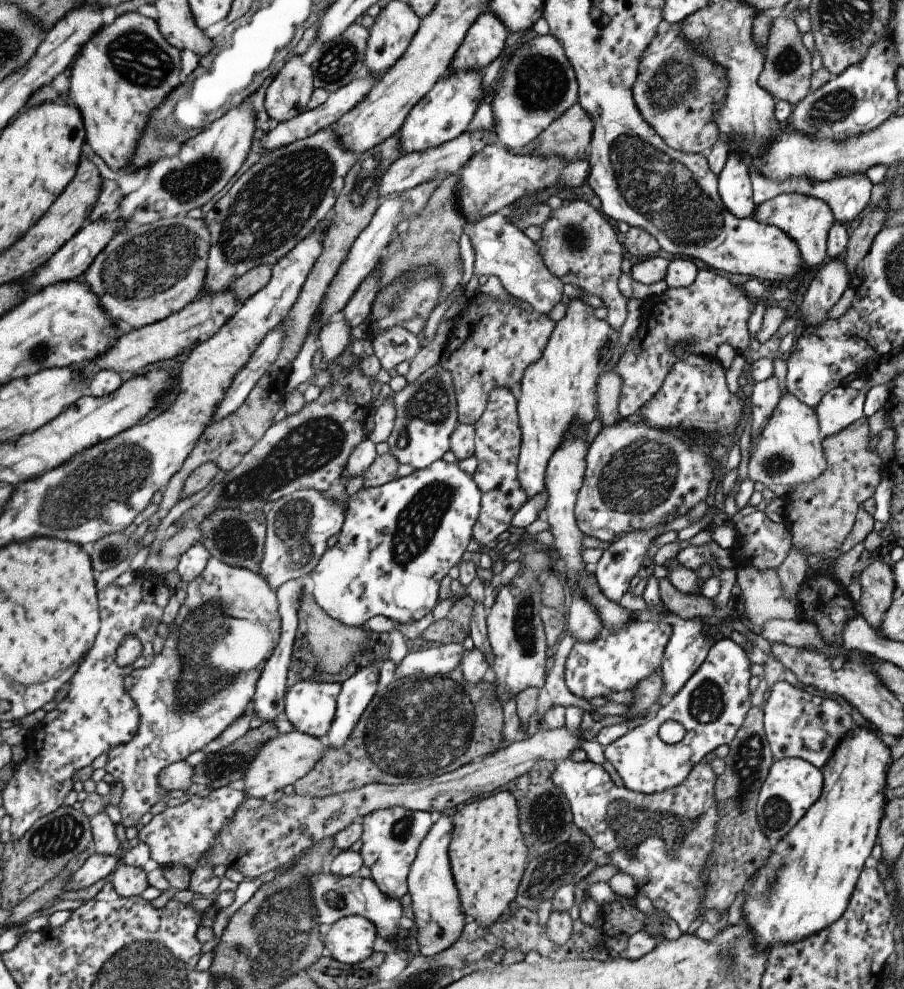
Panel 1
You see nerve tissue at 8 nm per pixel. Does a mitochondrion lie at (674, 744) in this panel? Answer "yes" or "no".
no

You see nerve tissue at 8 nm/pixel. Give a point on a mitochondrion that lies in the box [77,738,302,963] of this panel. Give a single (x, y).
(227, 764)

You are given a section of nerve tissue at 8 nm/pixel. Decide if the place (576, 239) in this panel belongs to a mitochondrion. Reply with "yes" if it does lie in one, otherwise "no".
yes

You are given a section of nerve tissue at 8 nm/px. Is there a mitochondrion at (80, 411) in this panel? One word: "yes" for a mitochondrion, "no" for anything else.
no

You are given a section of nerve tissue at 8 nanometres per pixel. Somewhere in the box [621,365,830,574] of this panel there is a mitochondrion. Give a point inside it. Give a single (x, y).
(776, 463)

